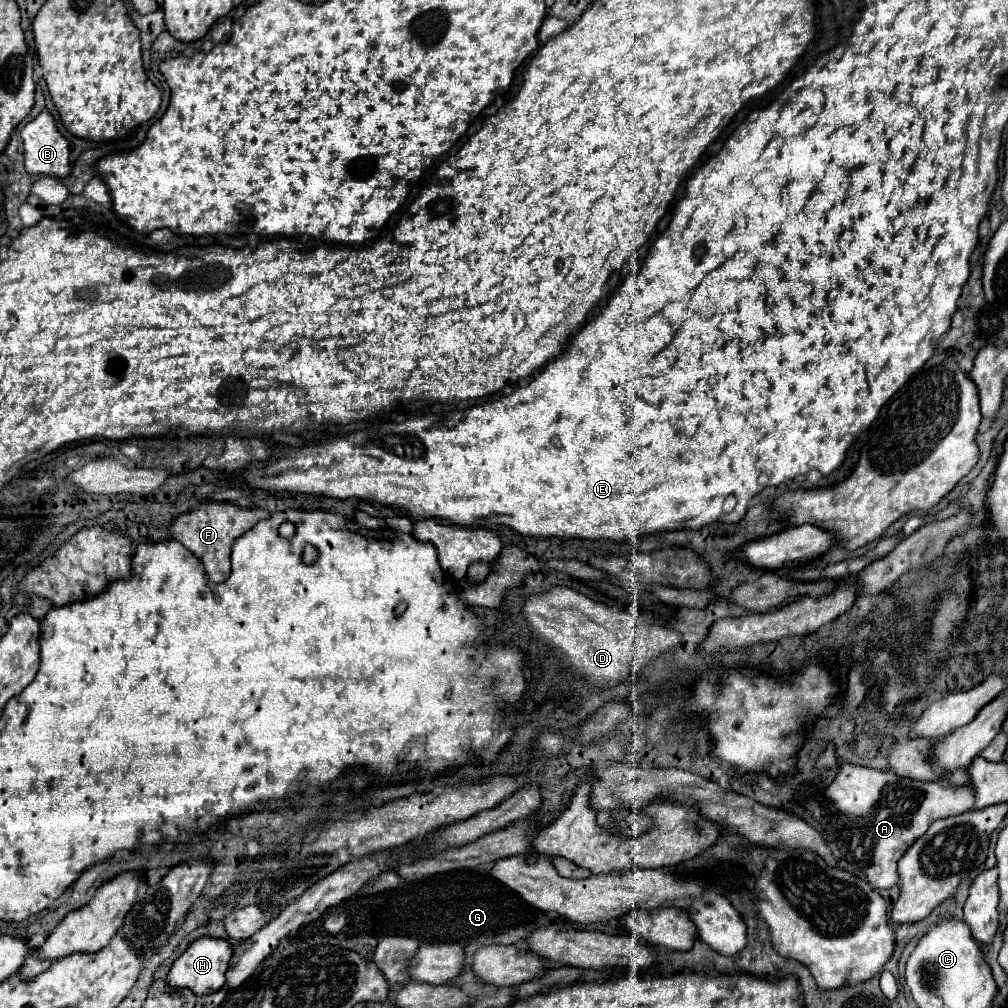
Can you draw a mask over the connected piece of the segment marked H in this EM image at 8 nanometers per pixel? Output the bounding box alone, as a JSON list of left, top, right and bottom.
[167,936,233,996]

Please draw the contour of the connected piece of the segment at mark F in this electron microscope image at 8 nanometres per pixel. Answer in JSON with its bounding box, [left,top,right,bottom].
[169,500,269,582]

